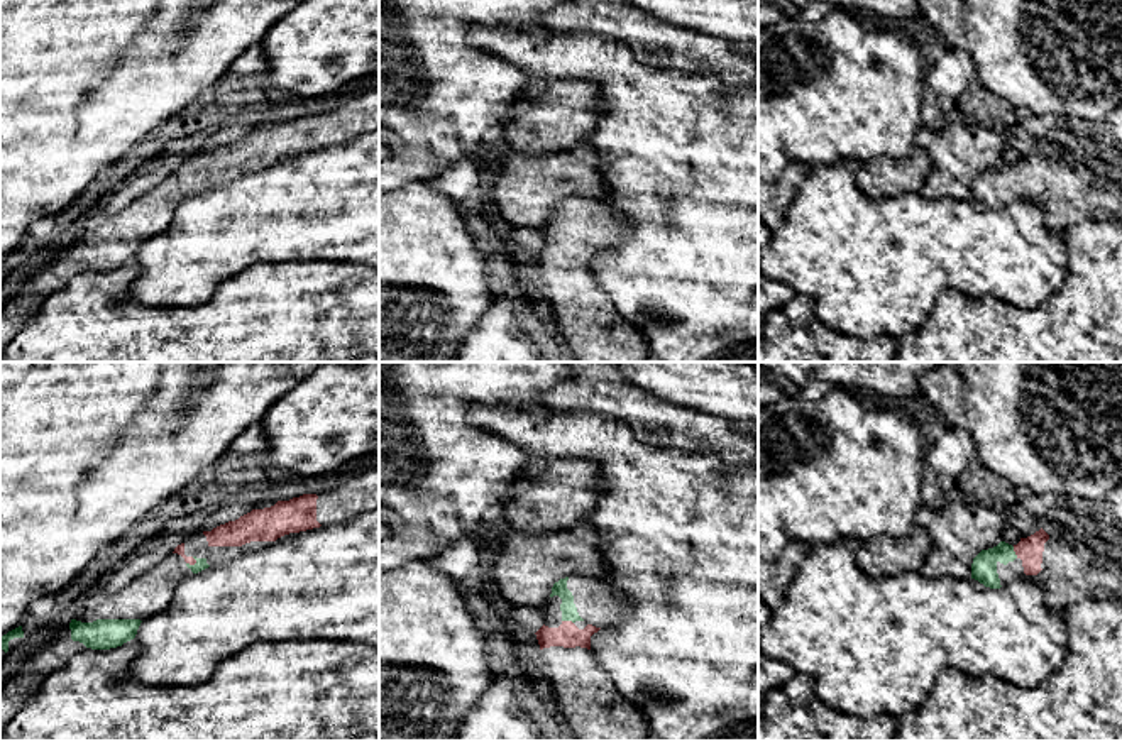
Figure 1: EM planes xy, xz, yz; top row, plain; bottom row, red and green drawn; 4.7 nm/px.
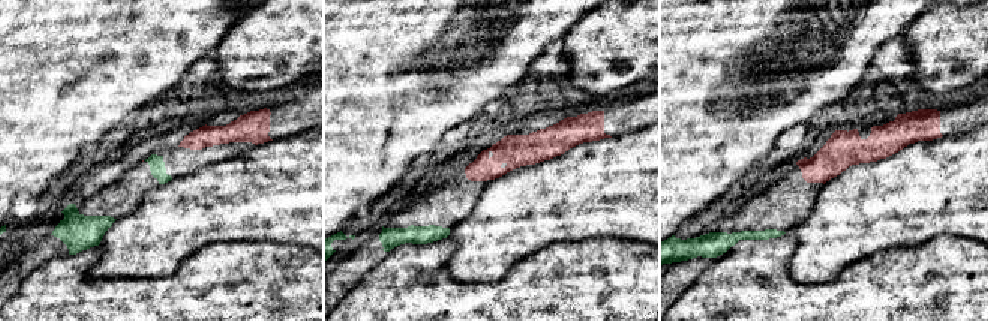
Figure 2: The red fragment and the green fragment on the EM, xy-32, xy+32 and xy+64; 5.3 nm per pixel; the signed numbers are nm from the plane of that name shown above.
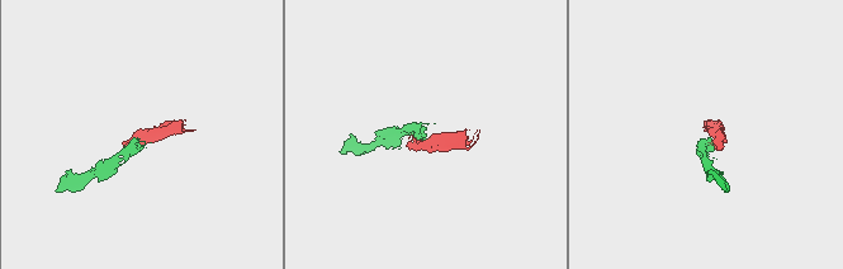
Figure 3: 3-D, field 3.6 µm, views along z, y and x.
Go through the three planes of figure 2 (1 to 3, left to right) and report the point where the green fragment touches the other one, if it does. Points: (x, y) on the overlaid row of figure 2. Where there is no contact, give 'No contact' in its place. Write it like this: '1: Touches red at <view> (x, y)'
1: No contact
2: No contact
3: No contact

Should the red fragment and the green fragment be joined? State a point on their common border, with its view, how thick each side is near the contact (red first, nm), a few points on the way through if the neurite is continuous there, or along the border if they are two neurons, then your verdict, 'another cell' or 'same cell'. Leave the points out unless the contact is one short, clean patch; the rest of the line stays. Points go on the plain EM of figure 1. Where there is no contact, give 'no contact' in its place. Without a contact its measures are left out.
meets red in xy at (192, 185); 50 nm thick on the red side, 50 nm on the other; runs through xy (180, 170), (192, 185), (200, 185); same cell

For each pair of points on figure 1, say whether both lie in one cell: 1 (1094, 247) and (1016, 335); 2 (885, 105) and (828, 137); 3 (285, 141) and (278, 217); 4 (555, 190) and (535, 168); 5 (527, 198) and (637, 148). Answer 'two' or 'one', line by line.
1: one
2: one
3: two
4: one
5: two

